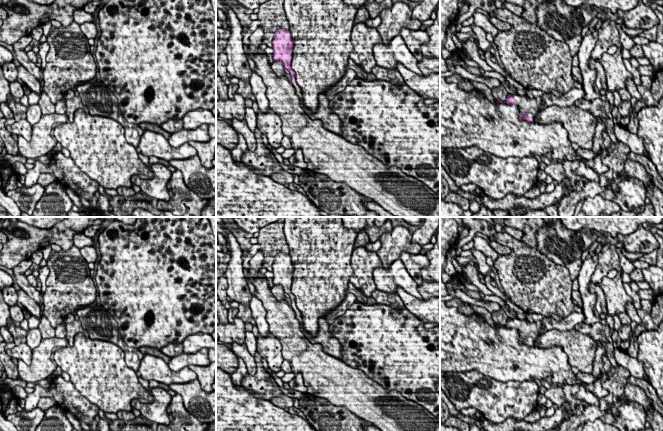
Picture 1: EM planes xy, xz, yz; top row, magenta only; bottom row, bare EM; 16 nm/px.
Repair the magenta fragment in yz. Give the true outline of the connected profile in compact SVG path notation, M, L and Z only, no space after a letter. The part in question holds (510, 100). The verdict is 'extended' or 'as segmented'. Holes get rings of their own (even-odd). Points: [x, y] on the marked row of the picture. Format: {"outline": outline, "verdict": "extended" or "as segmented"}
{"outline": "M520 95L507 96L507 99L503 102L509 105L516 105L520 109L519 120L527 120L529 122L535 122L535 117L541 111L540 105L543 103L543 98L537 97L530 99L529 97Z", "verdict": "extended"}

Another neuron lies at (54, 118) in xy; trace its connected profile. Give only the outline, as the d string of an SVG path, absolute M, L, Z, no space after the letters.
M64 114L42 115L35 125L32 125L32 137L30 141L22 136L18 137L19 153L30 159L35 159L50 153L56 146L56 140L51 137L53 127L57 123L67 123L69 118Z

